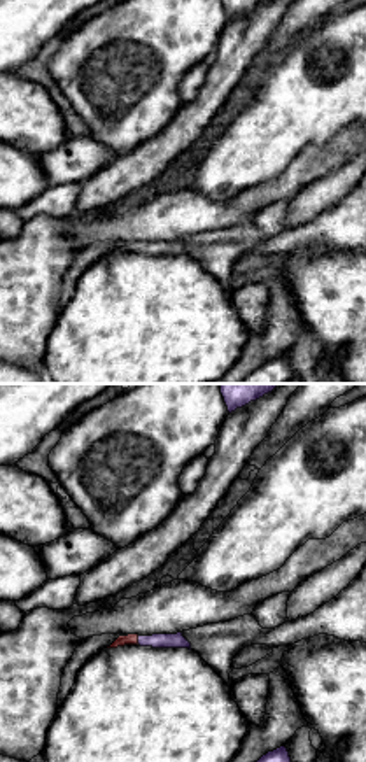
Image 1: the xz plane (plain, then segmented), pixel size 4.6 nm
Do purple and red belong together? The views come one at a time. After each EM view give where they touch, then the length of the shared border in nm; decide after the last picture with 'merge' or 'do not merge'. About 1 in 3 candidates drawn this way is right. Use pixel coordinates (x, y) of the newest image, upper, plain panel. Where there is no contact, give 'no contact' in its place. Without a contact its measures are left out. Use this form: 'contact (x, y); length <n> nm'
contact (139, 247); length 40 nm

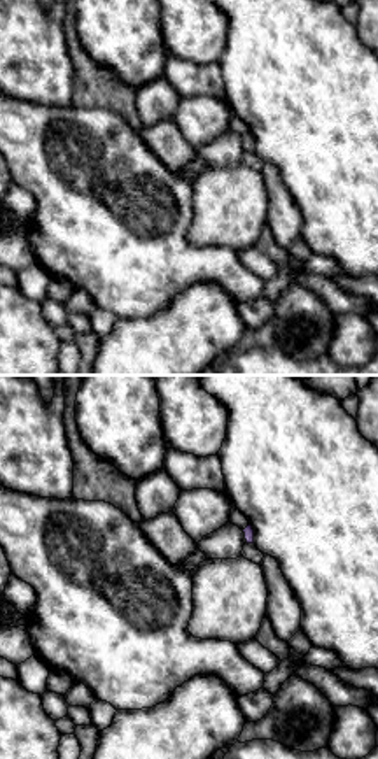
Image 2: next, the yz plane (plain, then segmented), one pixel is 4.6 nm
no contact

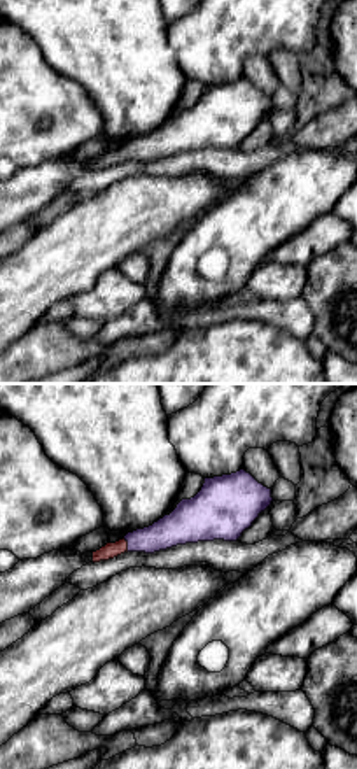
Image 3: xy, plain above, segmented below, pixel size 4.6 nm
contact (128, 153); length 70 nm

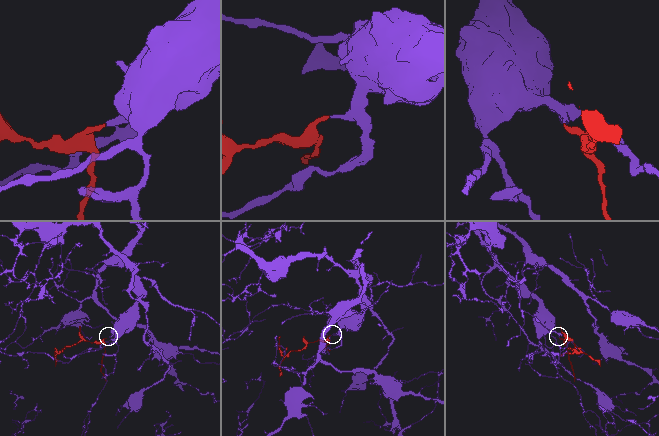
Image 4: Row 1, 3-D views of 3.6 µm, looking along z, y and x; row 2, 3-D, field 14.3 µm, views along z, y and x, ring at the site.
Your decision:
merge

